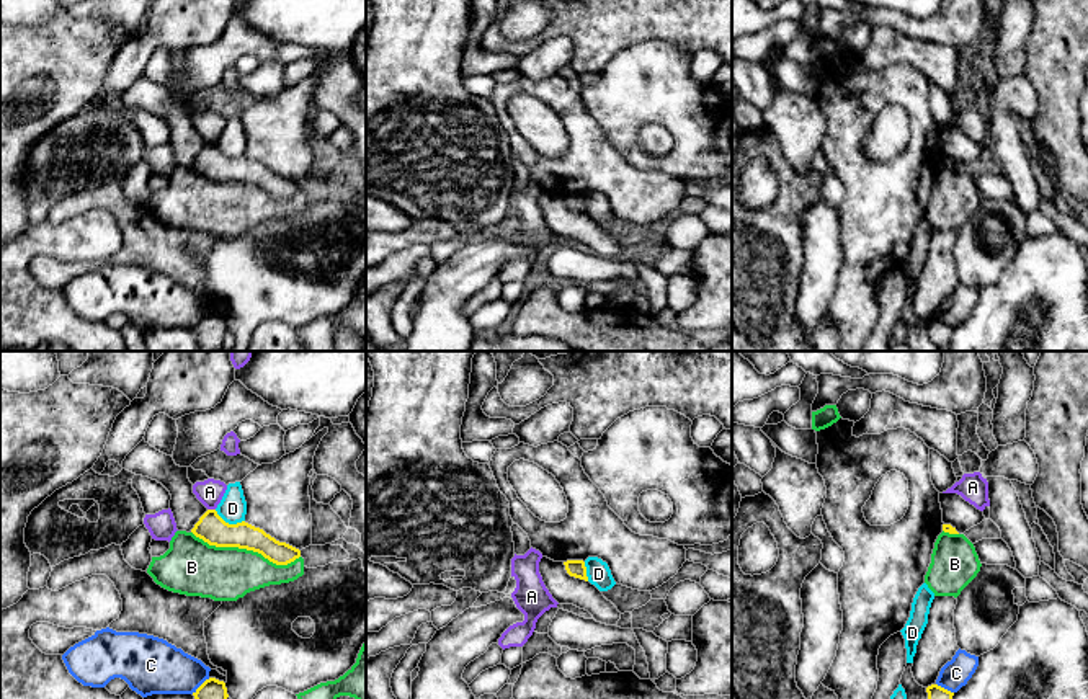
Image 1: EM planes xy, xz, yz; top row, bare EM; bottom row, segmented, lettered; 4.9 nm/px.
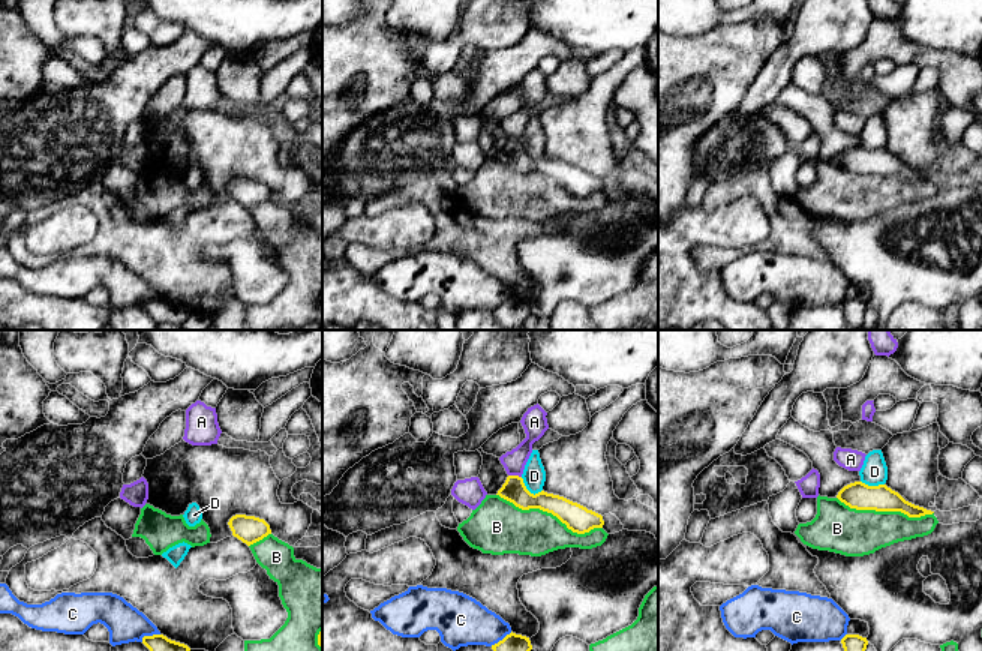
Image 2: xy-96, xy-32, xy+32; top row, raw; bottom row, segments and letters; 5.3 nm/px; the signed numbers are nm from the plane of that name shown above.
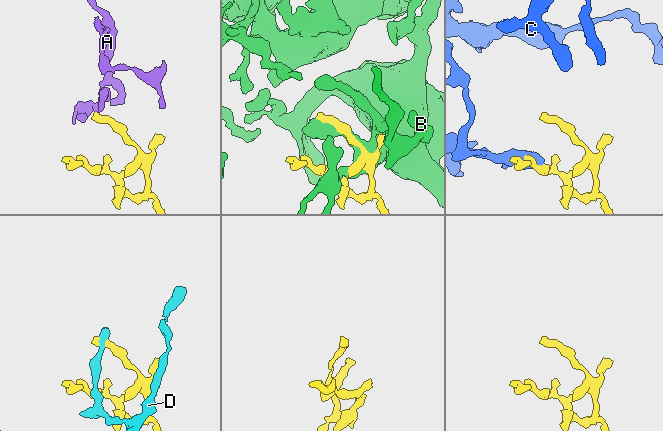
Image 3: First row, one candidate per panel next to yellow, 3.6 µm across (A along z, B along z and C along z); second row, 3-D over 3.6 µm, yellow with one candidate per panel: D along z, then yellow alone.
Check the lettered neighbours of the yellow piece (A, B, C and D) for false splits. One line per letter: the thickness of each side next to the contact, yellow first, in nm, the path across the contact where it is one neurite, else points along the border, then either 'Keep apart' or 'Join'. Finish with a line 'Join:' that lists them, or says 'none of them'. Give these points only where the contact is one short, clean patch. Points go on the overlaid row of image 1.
A: Thickness 150 nm (yellow) against 130 nm. Boundary: xy (208, 508), (214, 510). Keep apart
B: Thickness 150 nm (yellow) against 280 nm. Keep apart
C: Thickness 100 nm (yellow) against 280 nm. Boundary: xy (209, 678), (191, 693). Keep apart
D: Thickness 150 nm (yellow) against 140 nm. Keep apart
Join: none of them

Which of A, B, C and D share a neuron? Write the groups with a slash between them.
A / B / C / D

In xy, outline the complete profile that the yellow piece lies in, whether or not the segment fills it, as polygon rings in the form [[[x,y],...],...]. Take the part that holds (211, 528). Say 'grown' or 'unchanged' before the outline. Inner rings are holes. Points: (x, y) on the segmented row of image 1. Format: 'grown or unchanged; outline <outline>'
unchanged; outline [[[207,510],[191,532],[209,545],[253,550],[276,565],[288,565],[301,557],[299,549],[276,541],[260,528],[245,521],[225,523],[216,510]]]

